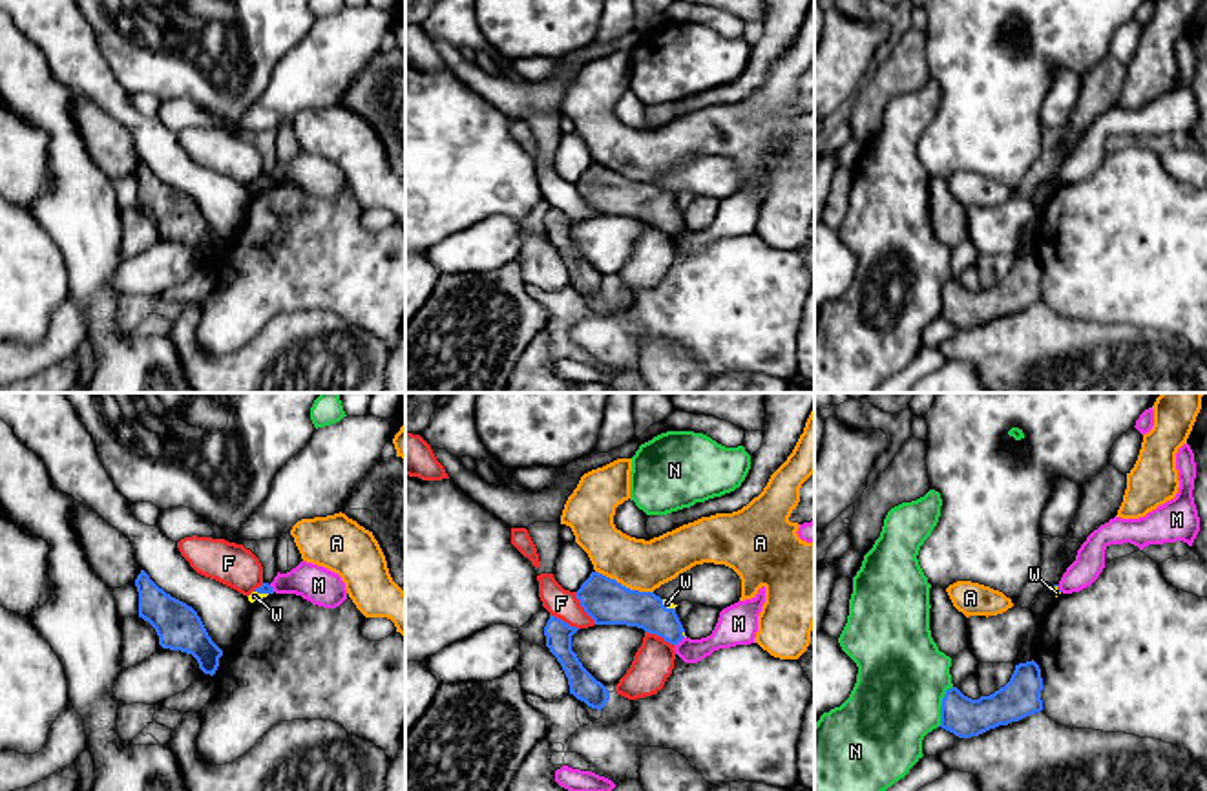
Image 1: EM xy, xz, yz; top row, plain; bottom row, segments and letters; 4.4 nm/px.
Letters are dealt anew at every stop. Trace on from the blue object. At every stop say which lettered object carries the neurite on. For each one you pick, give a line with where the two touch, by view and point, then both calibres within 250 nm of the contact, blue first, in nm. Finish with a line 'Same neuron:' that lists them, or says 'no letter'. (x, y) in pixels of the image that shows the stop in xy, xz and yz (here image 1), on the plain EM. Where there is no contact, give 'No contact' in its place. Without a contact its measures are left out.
W: Touches blue at xz (665, 198). Thickness 190 nm (blue) against 40 nm
Same neuron: W

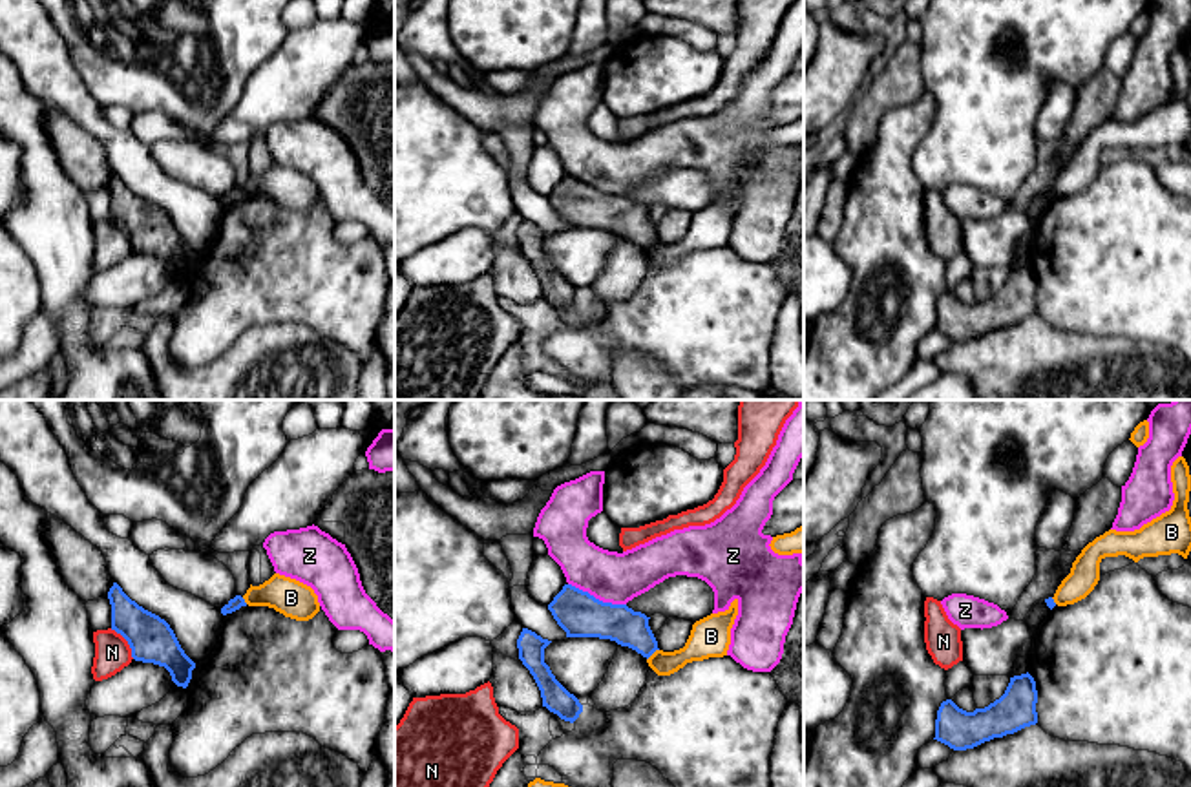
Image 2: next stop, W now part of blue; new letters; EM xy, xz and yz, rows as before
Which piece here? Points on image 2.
Same neuron: no letter

